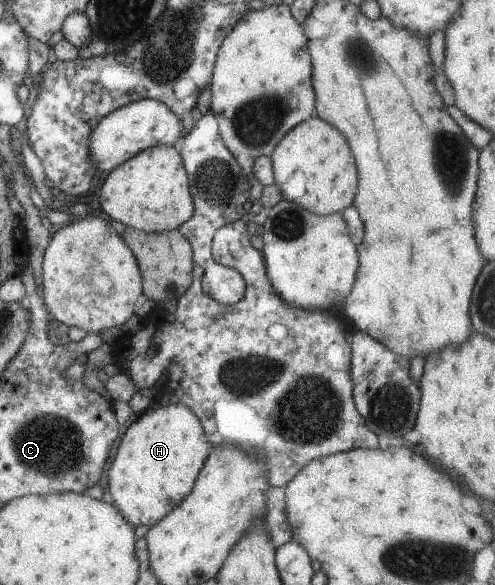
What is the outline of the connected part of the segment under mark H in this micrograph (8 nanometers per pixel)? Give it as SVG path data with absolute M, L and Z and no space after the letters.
M180 404L160 406L156 409L146 408L124 431L112 465L106 471L108 480L104 489L107 499L115 505L133 529L140 524L153 526L155 521L164 517L190 493L210 448L202 424L190 408Z

